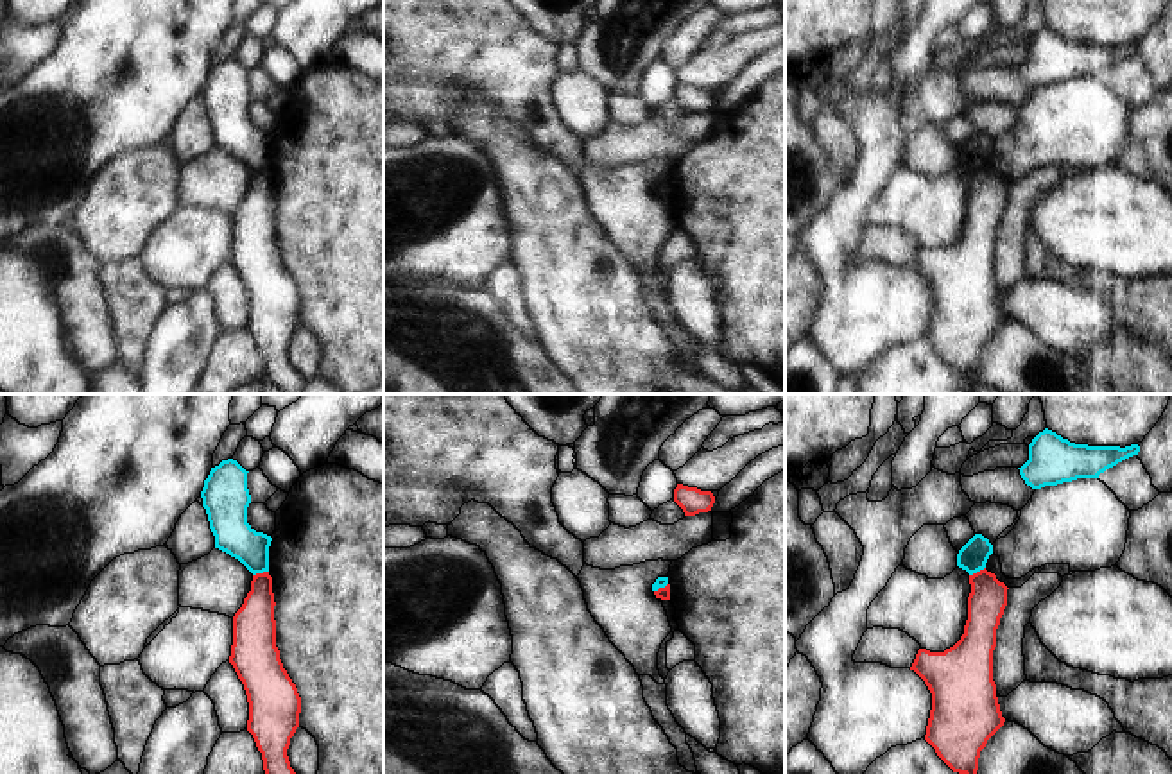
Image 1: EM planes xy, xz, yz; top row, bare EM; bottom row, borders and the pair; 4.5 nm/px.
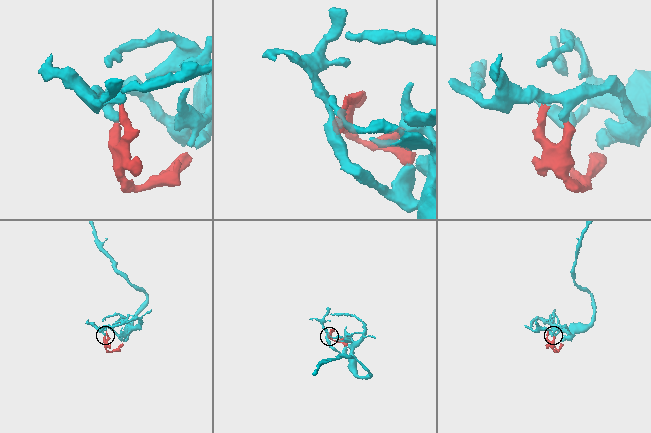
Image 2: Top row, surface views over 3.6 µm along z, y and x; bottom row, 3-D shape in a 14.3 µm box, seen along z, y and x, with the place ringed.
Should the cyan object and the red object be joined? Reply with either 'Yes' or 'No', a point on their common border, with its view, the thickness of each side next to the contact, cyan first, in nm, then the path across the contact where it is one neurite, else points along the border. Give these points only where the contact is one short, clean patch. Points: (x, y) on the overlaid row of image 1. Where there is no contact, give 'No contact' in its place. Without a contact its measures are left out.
No. Touches cyan at xy (260, 572). Thickness 170 nm (cyan) against 190 nm. Boundary: xy (267, 570), (253, 576)

